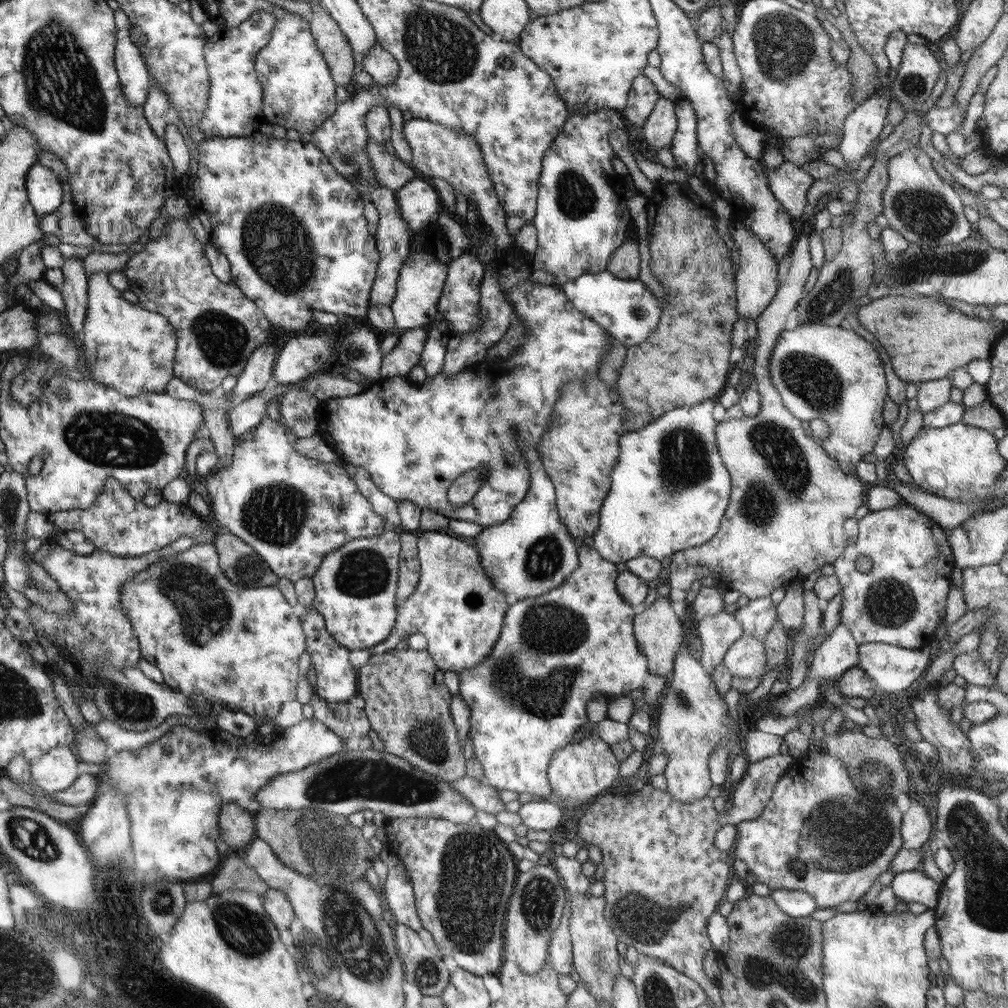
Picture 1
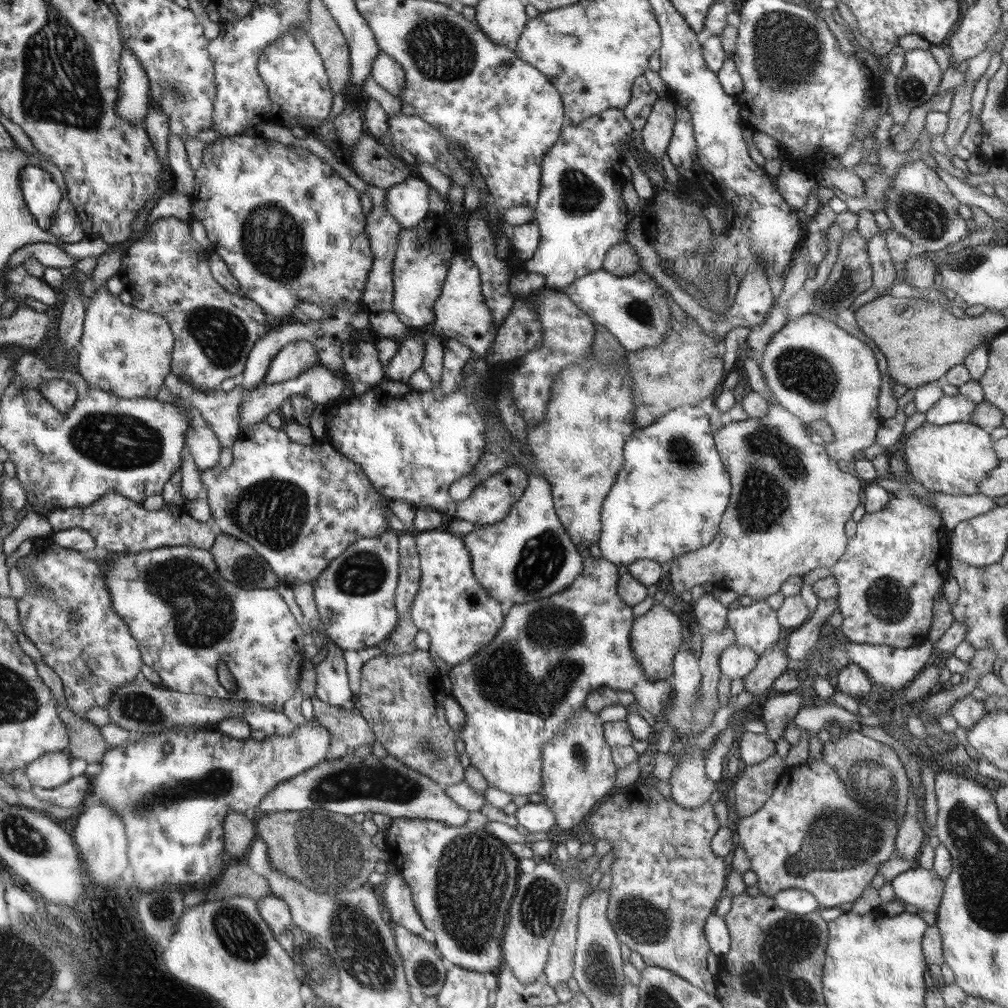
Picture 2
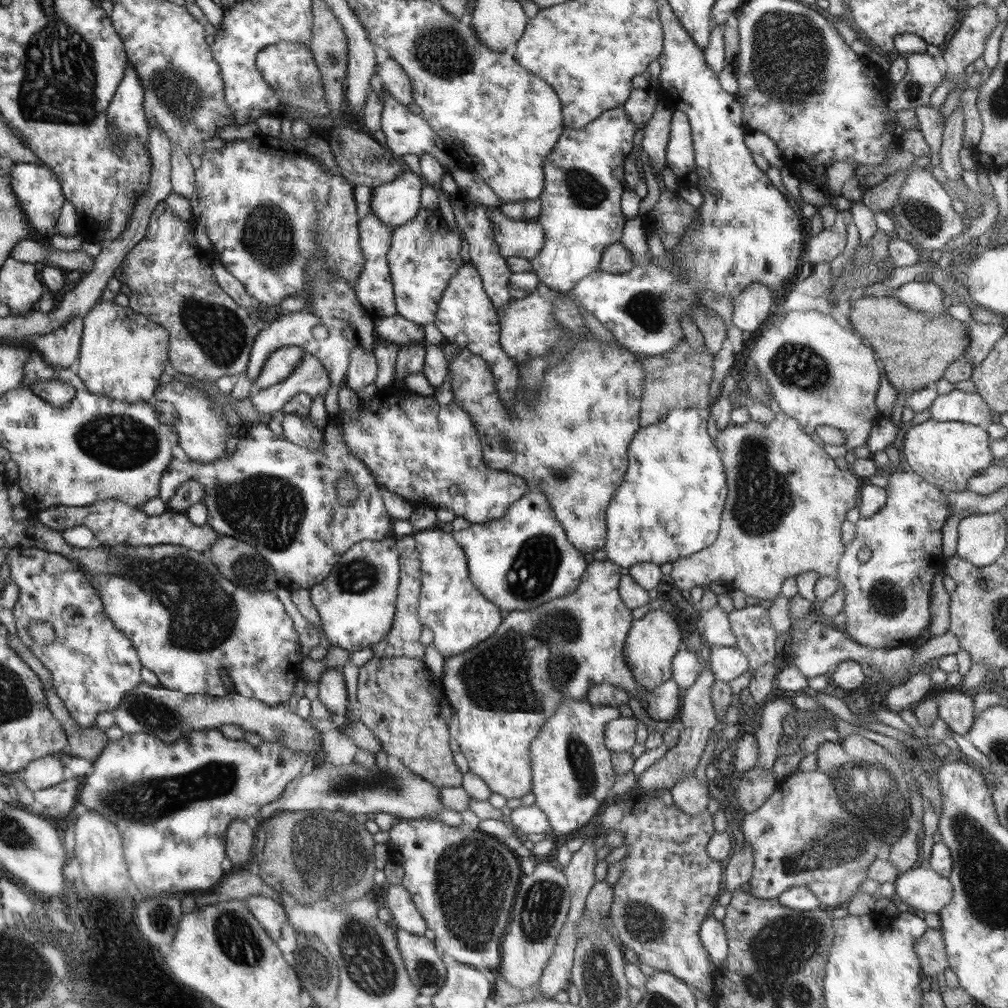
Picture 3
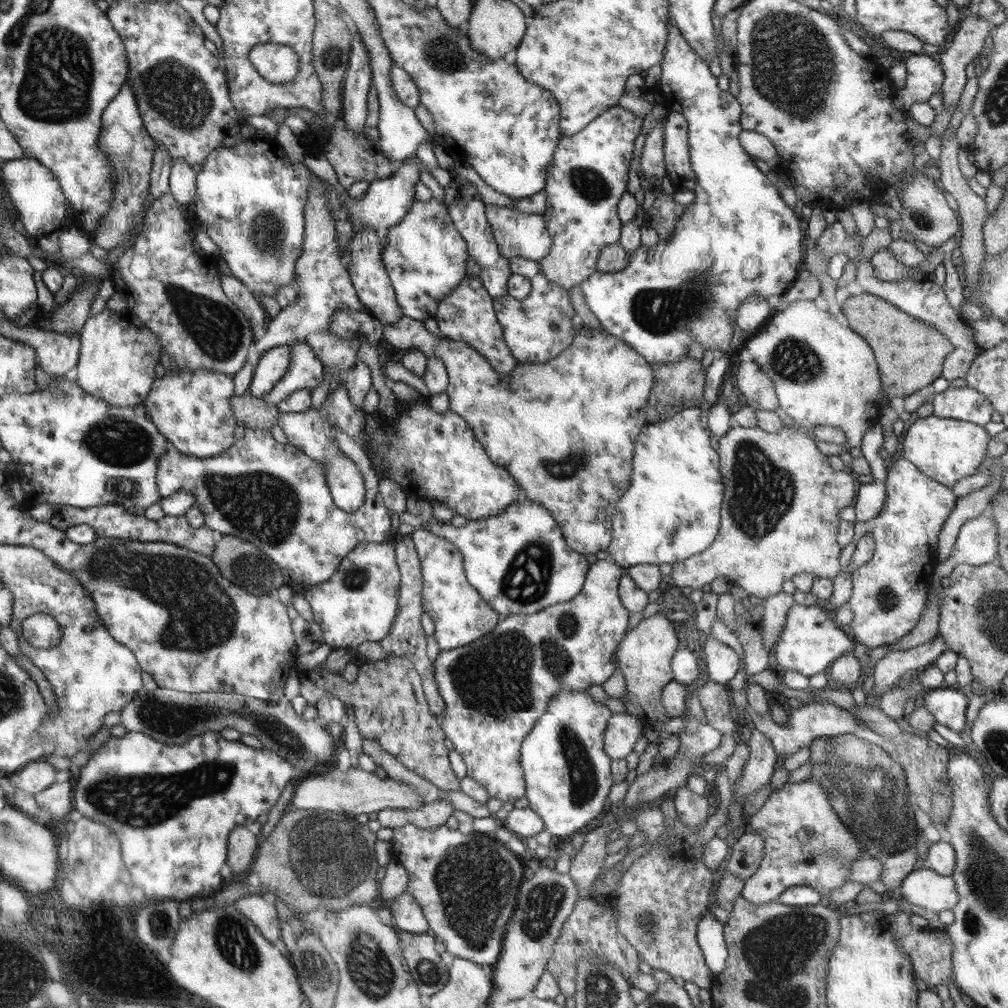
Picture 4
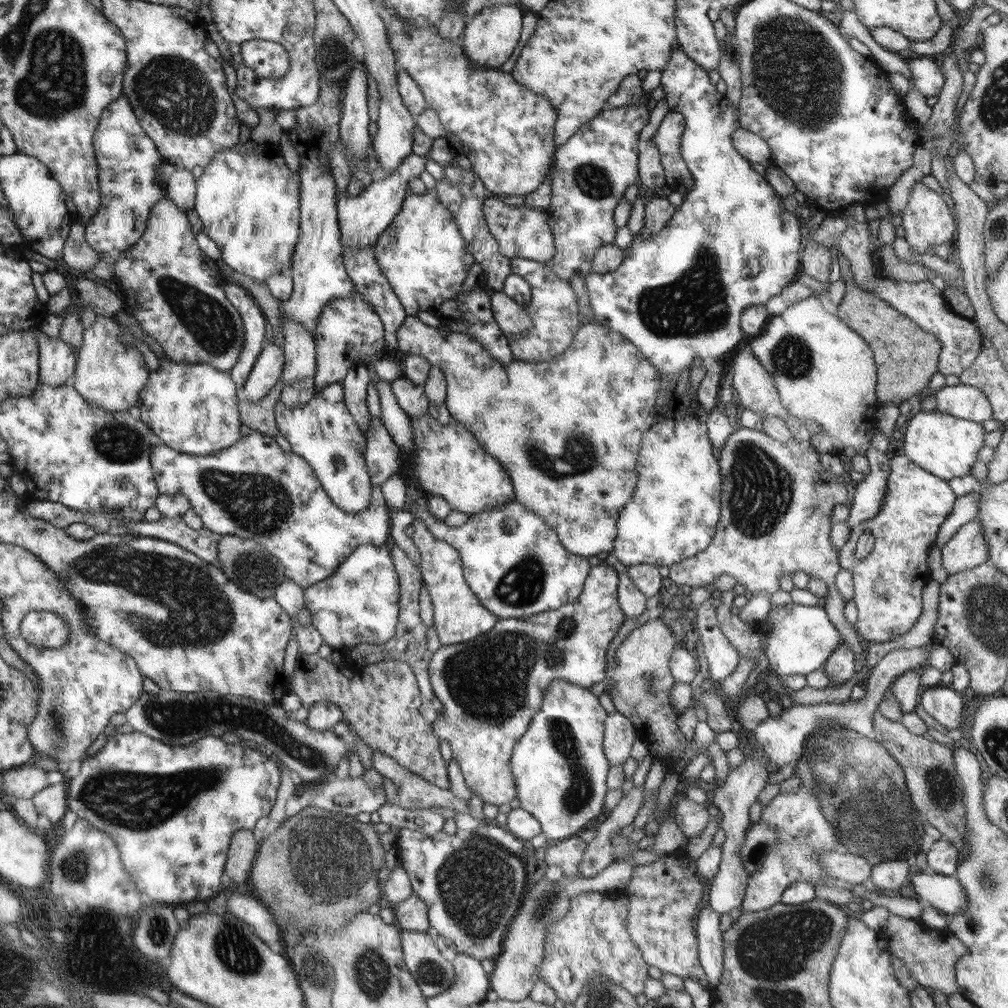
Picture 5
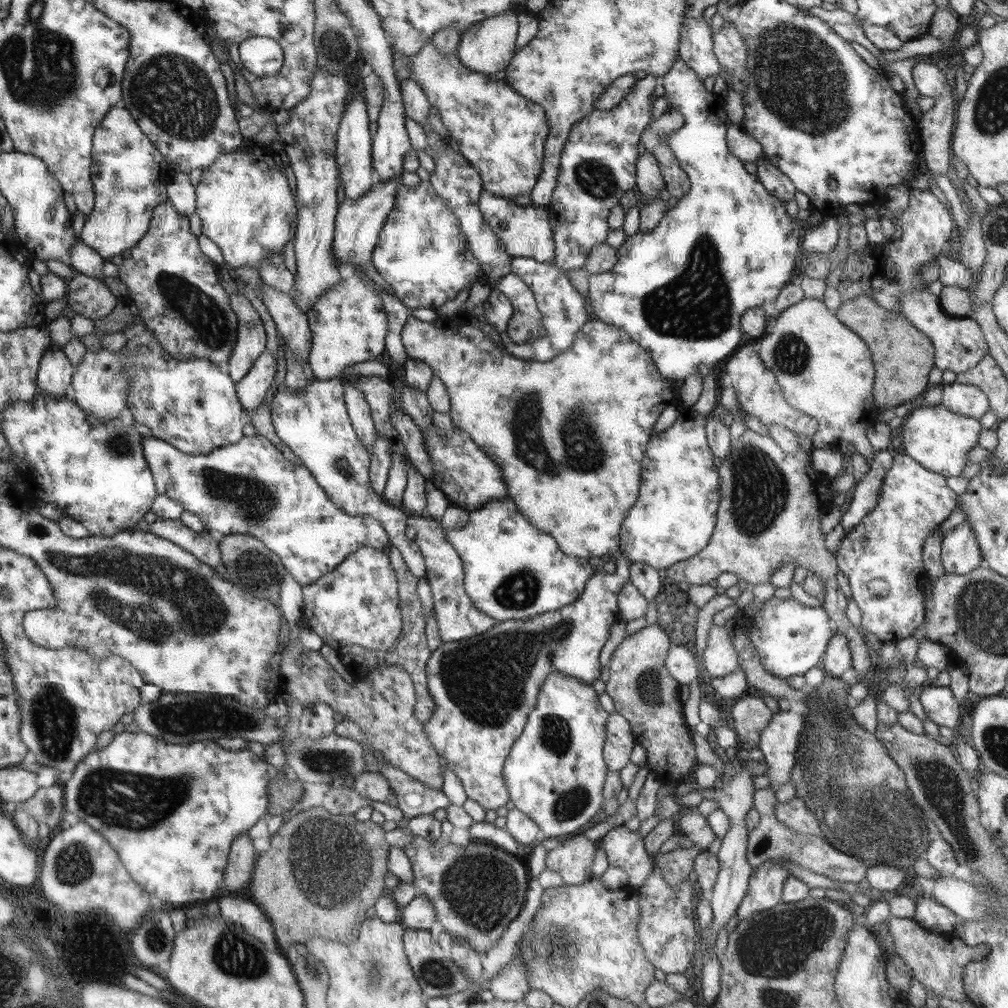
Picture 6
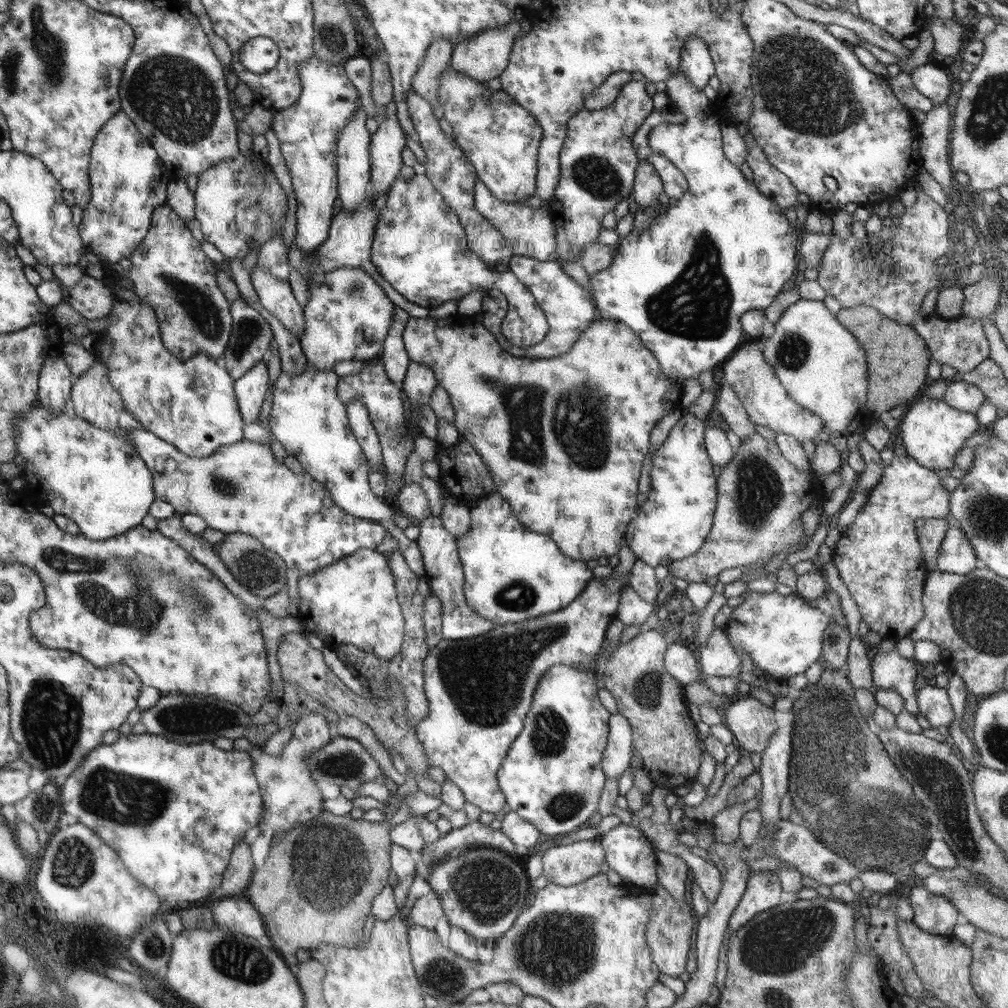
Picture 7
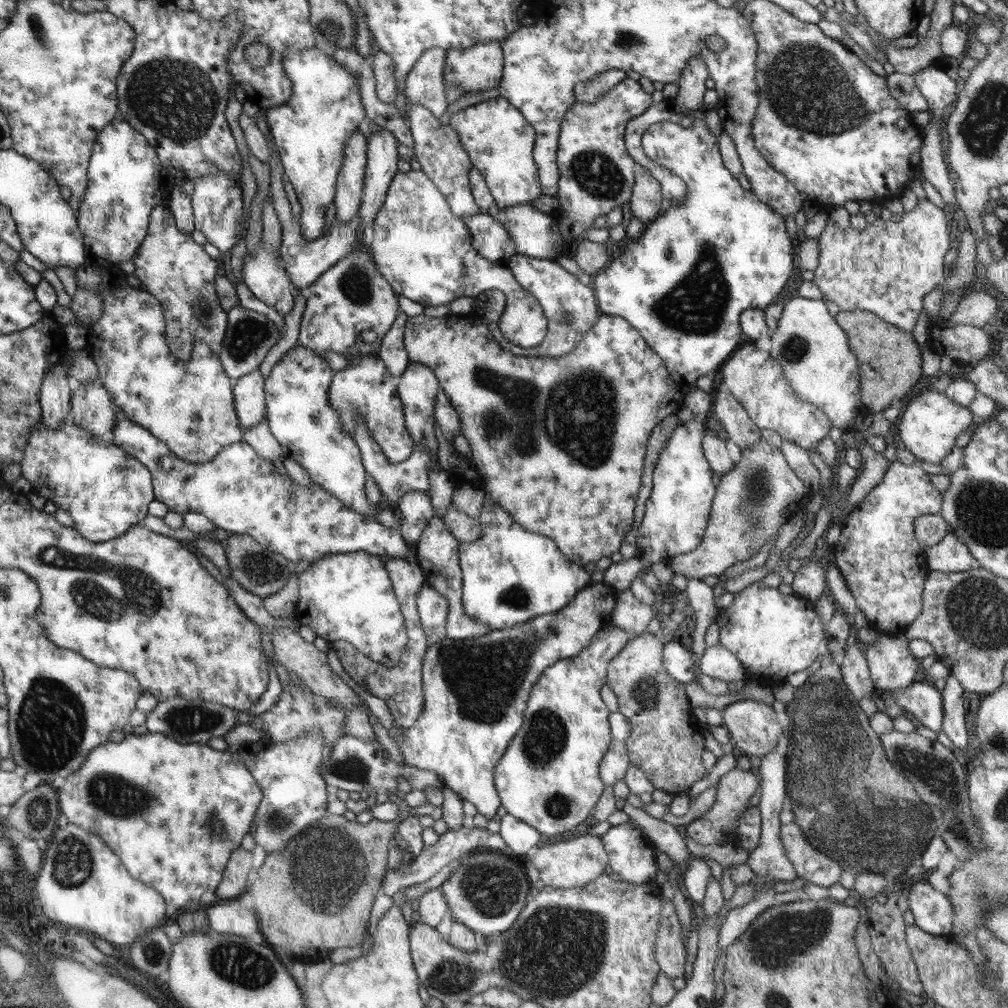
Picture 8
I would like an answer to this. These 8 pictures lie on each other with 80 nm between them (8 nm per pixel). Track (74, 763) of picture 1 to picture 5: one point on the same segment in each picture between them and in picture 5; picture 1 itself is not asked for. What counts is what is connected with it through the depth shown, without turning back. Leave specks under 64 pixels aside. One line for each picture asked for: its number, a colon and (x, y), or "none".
2: (52, 770)
3: (43, 773)
4: (37, 776)
5: (23, 782)

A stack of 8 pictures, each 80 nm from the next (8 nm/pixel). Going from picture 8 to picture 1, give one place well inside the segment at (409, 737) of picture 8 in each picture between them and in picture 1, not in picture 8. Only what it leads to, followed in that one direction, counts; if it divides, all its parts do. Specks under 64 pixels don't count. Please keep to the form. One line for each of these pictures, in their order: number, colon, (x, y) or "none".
1: (556, 652)
2: (518, 691)
3: (502, 690)
4: (495, 689)
5: (491, 686)
6: (483, 687)
7: (479, 689)

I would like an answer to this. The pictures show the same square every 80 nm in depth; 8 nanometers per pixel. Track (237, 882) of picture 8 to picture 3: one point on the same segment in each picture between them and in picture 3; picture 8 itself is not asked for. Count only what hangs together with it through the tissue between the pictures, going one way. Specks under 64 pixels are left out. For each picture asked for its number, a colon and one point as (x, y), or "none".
3: (240, 837)
4: (242, 843)
5: (242, 849)
6: (241, 861)
7: (239, 873)

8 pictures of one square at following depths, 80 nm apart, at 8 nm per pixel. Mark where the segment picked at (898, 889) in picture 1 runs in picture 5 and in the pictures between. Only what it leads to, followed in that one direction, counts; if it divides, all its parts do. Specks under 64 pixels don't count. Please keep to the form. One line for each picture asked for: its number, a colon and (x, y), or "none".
2: (919, 887)
3: (923, 890)
4: (924, 888)
5: (944, 893)

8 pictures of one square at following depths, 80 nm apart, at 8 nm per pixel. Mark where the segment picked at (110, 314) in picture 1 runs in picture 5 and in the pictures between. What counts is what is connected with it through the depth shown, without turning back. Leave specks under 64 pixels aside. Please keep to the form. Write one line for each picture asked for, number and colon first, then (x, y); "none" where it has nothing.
2: (124, 350)
3: (122, 355)
4: (118, 354)
5: (109, 375)

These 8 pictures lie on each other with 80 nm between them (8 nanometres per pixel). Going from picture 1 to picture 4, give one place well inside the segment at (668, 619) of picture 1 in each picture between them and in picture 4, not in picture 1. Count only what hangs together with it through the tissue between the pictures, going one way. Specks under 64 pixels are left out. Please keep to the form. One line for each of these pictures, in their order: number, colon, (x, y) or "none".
2: (656, 636)
3: (652, 642)
4: (644, 655)

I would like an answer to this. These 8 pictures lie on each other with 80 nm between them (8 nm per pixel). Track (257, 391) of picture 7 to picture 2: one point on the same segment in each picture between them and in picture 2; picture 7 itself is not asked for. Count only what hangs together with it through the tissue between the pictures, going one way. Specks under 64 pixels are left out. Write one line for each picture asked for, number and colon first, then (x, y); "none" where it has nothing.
2: (294, 358)
3: (278, 367)
4: (272, 365)
5: (266, 371)
6: (251, 390)

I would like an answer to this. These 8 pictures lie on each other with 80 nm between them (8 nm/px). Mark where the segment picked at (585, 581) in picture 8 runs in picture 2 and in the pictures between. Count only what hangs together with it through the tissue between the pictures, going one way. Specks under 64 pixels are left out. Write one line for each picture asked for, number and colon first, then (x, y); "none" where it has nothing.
2: (527, 556)
3: (524, 559)
4: (518, 560)
5: (514, 563)
6: (513, 571)
7: (512, 574)

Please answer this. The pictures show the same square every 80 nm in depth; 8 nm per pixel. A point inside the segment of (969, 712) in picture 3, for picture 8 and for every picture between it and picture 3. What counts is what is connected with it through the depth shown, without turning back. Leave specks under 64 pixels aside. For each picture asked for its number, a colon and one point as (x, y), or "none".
4: (947, 705)
5: (942, 703)
6: (941, 707)
7: (933, 703)
8: (919, 700)

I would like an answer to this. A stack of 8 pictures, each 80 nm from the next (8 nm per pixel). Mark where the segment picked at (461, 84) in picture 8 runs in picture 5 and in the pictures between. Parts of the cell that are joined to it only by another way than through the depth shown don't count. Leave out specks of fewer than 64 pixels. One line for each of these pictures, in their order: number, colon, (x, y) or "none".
5: (489, 38)
6: (486, 48)
7: (483, 57)

